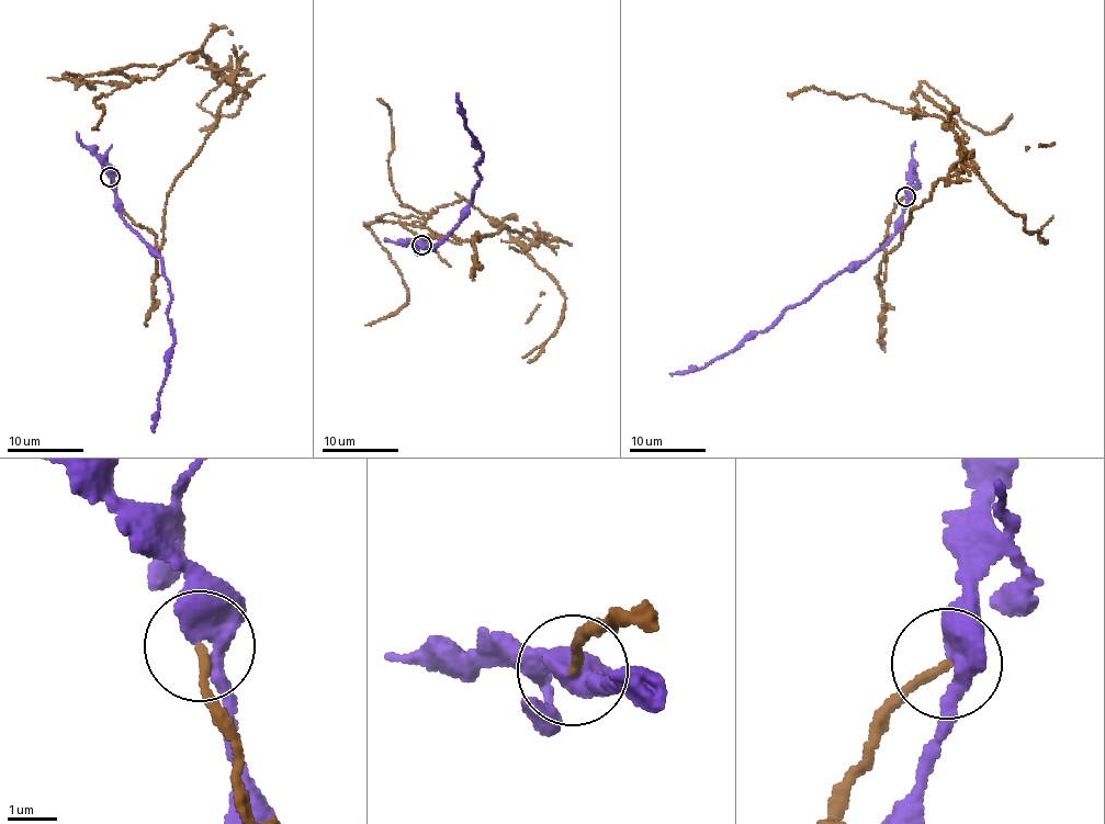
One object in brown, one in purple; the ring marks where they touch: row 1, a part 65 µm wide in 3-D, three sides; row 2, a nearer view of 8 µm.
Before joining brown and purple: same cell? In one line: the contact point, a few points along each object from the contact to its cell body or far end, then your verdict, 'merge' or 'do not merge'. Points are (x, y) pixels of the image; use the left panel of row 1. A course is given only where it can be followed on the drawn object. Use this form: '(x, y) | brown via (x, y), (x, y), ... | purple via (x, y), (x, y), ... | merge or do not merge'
(110, 177) | brown via (110, 178), (157, 254), (172, 183), (236, 76), (187, 53), (127, 85), (47, 77) | purple via (110, 176), (122, 216), (160, 260), (170, 286), (167, 309), (173, 343), (169, 371), (158, 393), (153, 431) | do not merge

